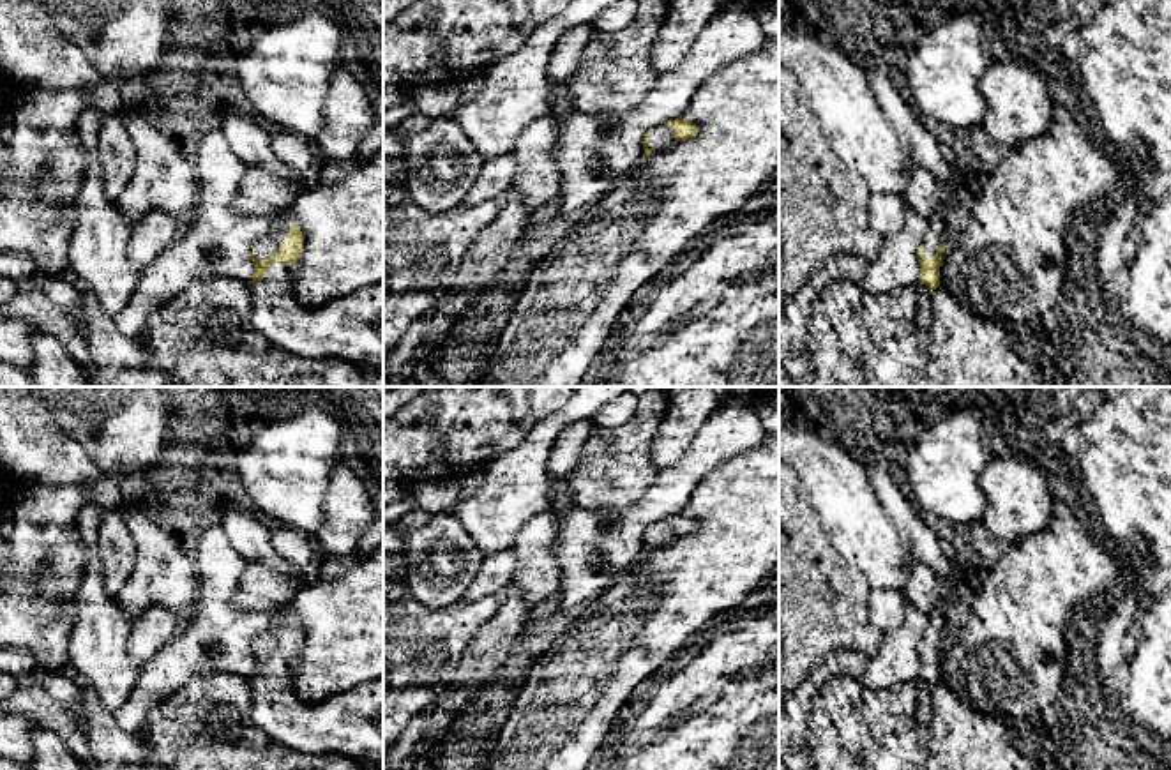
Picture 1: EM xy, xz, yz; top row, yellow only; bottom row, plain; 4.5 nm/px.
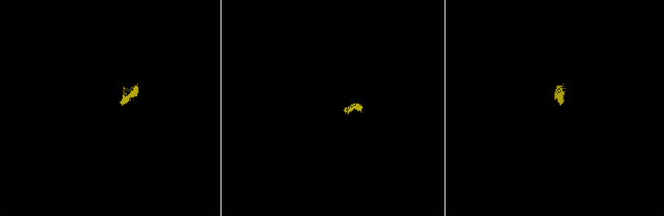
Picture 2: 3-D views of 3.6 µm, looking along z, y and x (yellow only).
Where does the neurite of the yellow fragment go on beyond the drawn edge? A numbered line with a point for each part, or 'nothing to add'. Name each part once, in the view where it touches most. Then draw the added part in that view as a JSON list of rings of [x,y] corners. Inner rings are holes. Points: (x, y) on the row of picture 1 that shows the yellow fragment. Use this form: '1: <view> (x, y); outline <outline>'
1: xy (279, 223); outline [[[288,208],[281,210],[279,214],[268,217],[270,230],[268,233],[254,244],[256,260],[265,260],[277,253],[279,245],[288,240],[288,230],[291,219],[288,217]]]
2: xy (350, 327); outline [[[274,263],[261,281],[249,284],[251,325],[270,343],[300,357],[339,357],[364,369],[383,371],[383,283],[320,307],[302,306],[291,291],[293,263]]]

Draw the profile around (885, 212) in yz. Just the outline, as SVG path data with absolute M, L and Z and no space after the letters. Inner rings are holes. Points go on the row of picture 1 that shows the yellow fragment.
M873 194L867 203L869 224L883 233L897 233L904 226L904 200L899 194Z

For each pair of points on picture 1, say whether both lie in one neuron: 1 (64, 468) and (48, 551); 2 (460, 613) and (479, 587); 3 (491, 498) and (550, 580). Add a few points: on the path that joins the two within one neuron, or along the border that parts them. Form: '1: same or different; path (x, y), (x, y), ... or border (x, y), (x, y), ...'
1: different; border (101, 474), (83, 488), (25, 486), (20, 490)
2: different; border (498, 590), (474, 601), (461, 601)
3: different; border (548, 507), (521, 528), (511, 546)

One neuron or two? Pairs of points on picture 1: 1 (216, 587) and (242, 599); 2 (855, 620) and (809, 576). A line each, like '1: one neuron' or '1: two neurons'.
1: two neurons
2: one neuron

